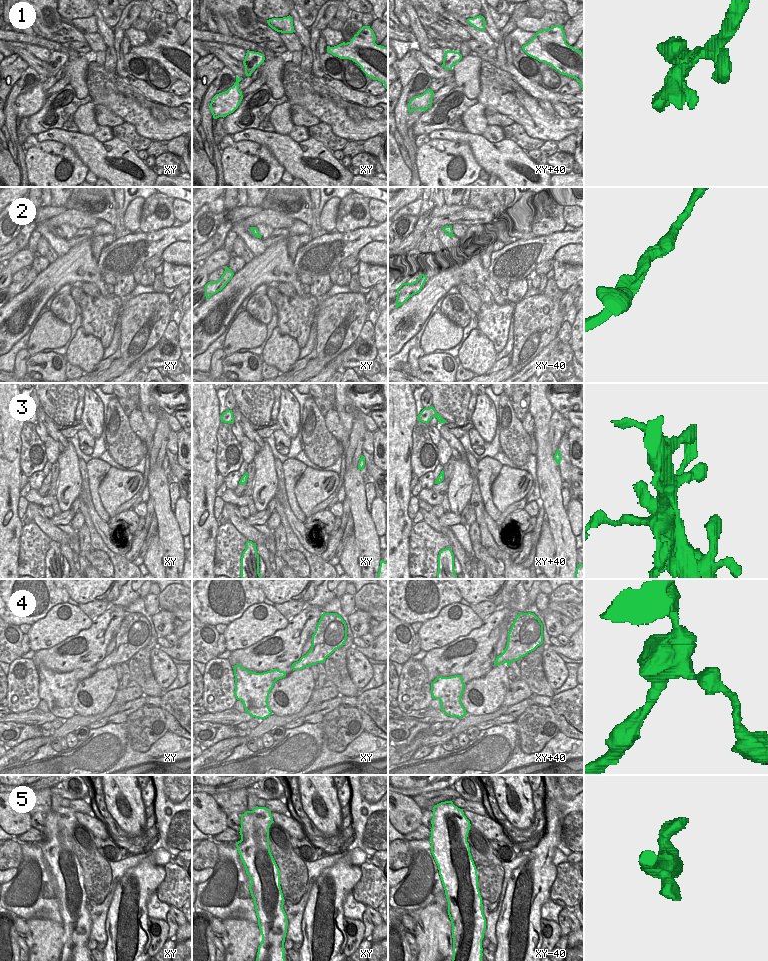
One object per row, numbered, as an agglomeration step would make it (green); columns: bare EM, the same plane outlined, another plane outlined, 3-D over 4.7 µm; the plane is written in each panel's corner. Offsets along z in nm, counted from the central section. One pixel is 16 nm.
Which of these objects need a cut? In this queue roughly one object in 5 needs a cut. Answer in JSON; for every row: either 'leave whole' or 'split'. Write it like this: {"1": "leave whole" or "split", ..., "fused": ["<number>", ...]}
{"1": "leave whole", "2": "leave whole", "3": "leave whole", "4": "leave whole", "5": "leave whole", "fused": []}

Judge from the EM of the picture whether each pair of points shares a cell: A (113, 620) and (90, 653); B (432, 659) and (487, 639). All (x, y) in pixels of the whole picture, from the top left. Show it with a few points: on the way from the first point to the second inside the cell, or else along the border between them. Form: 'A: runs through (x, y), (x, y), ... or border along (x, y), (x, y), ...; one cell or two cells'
A: runs through (106, 627), (90, 645); one cell
B: runs through (446, 661), (471, 656), (474, 653); one cell

